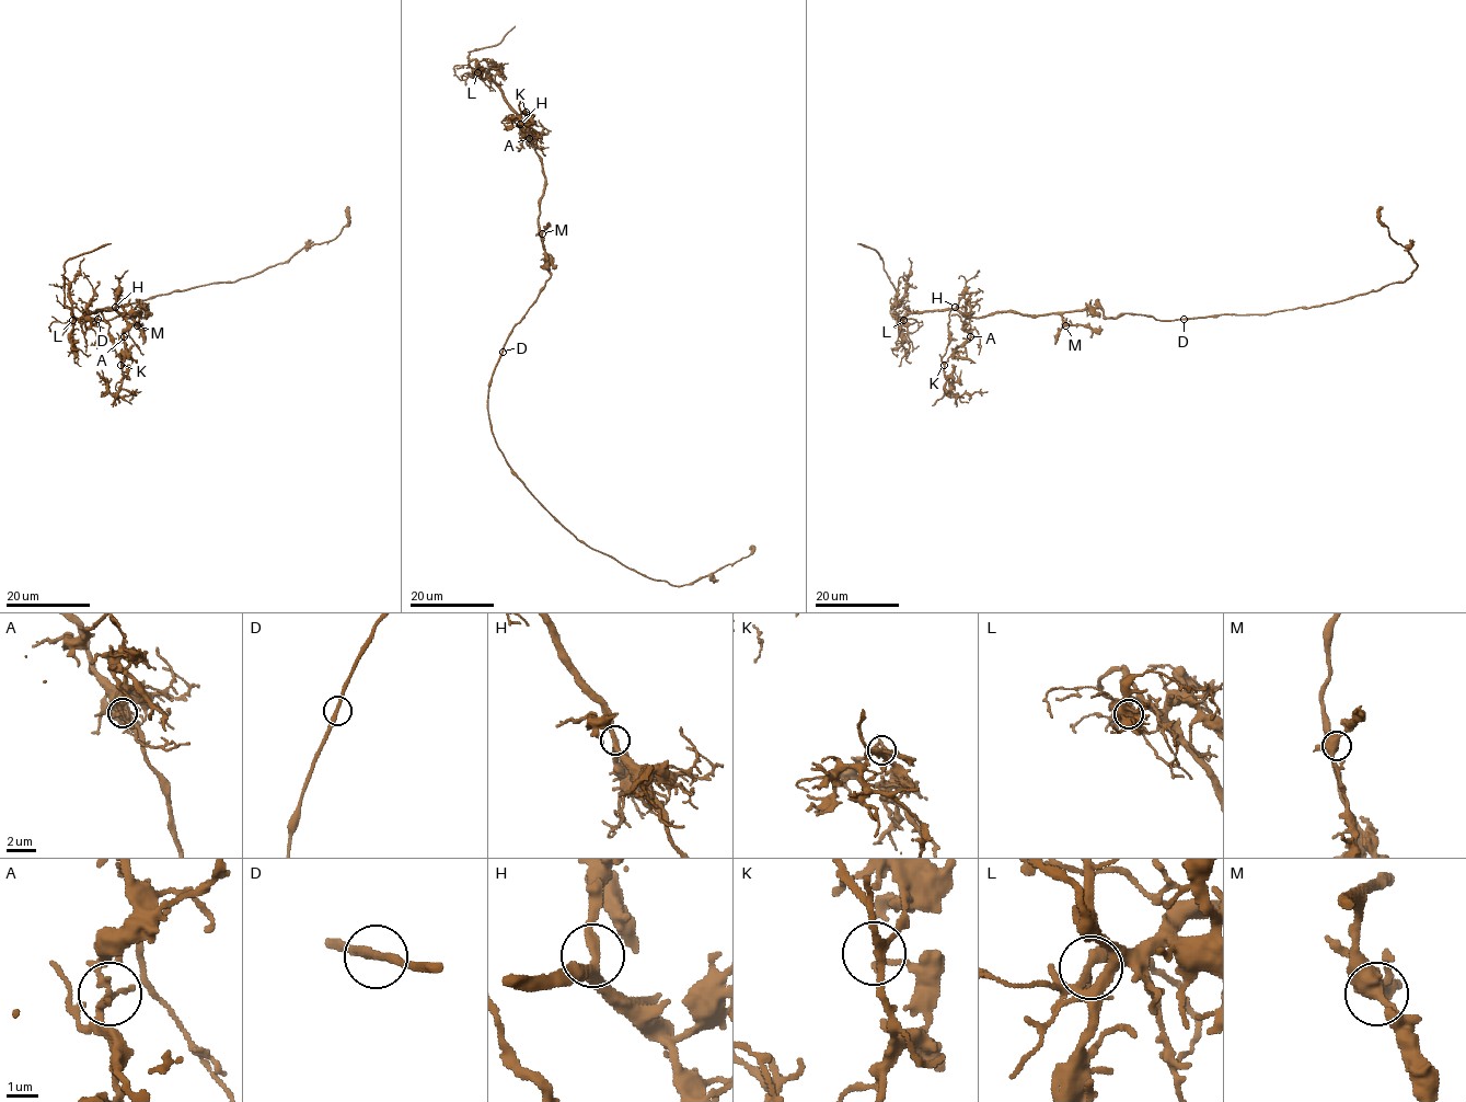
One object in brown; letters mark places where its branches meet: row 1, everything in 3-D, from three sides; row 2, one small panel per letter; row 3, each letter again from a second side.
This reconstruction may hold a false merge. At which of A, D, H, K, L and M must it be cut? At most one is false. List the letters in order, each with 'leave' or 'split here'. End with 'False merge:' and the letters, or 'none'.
A: split here
D: leave
H: leave
K: leave
L: leave
M: leave
False merge: A

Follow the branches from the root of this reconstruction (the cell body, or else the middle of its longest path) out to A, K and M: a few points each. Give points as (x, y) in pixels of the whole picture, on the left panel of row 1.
A: (96, 318), (111, 320), (131, 313), (146, 318), (143, 308), (126, 318), (124, 337)
K: (96, 318), (111, 320), (131, 313), (146, 318), (143, 308), (126, 318), (126, 355), (120, 365)
M: (96, 318), (111, 320), (131, 313), (146, 318), (143, 308), (135, 313), (137, 325)

